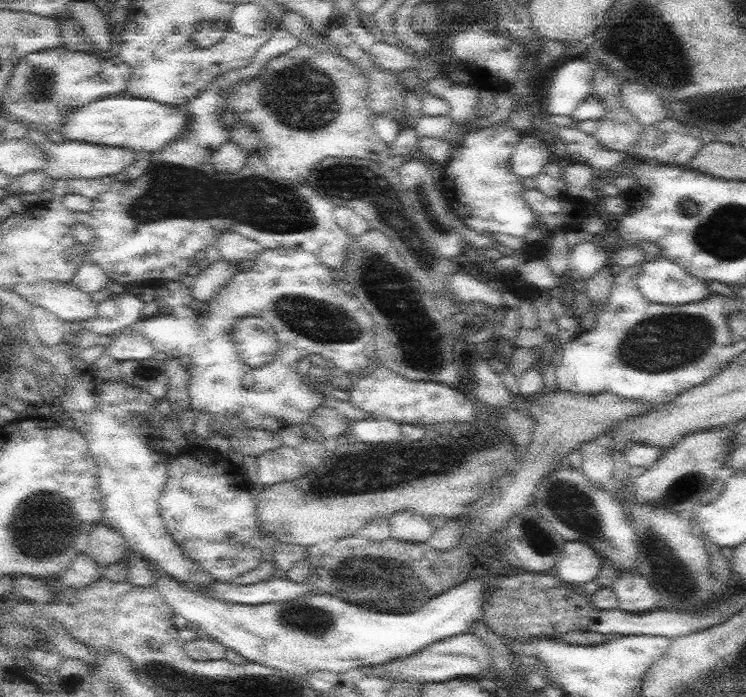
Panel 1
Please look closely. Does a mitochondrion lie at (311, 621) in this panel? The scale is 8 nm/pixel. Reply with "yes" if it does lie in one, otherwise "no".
yes

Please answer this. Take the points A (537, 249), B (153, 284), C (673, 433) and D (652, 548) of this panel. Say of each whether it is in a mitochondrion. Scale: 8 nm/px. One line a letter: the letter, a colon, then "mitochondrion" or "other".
A: other
B: other
C: other
D: mitochondrion

